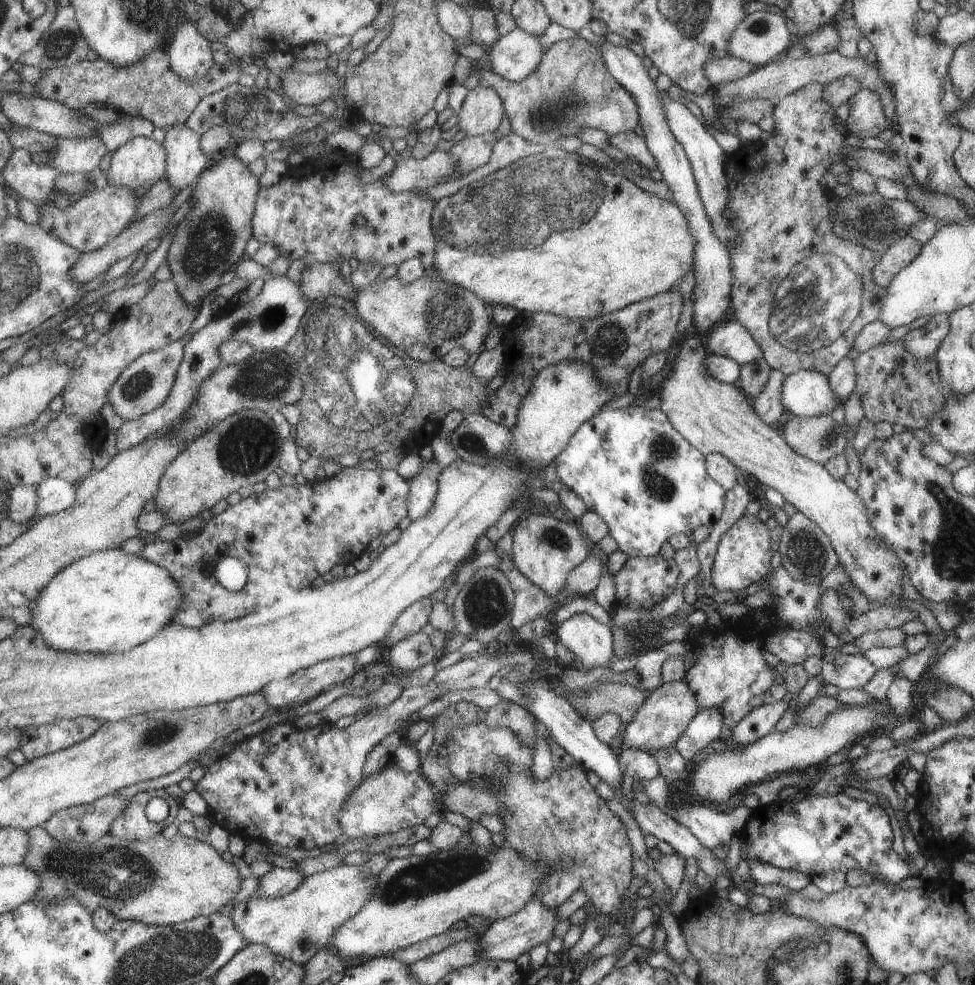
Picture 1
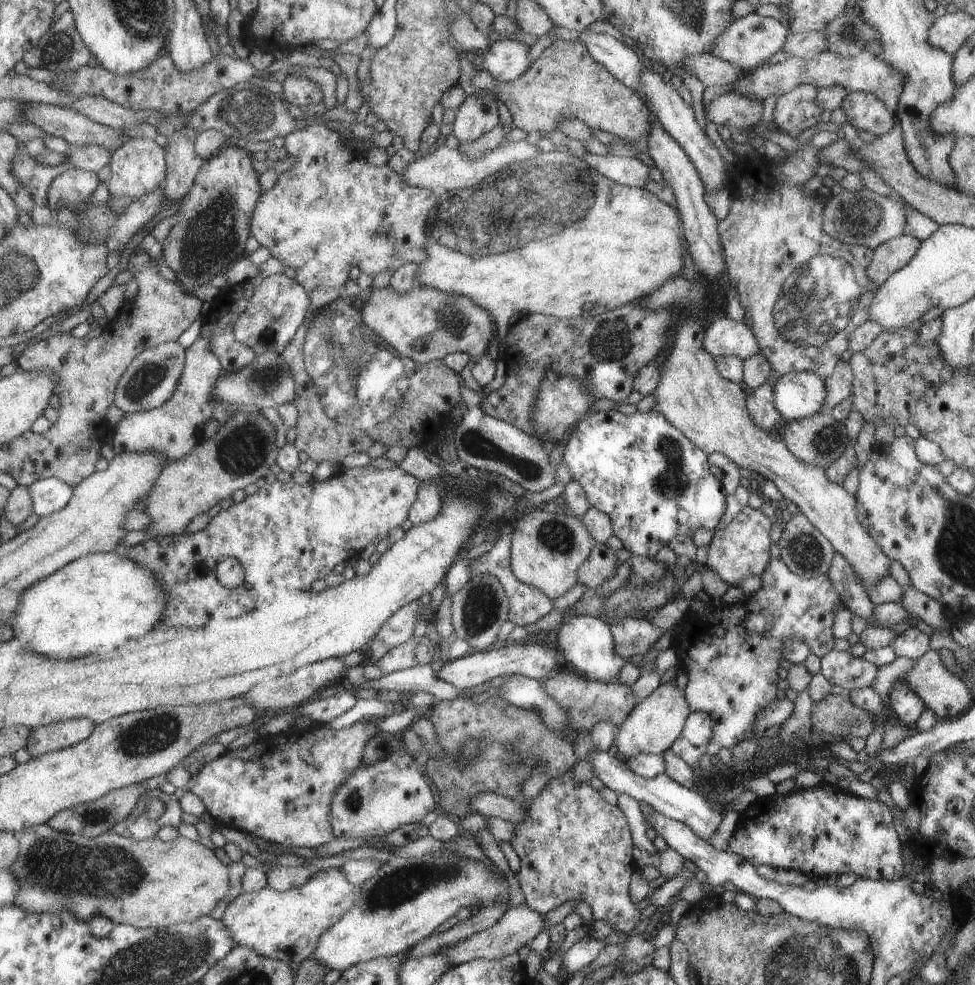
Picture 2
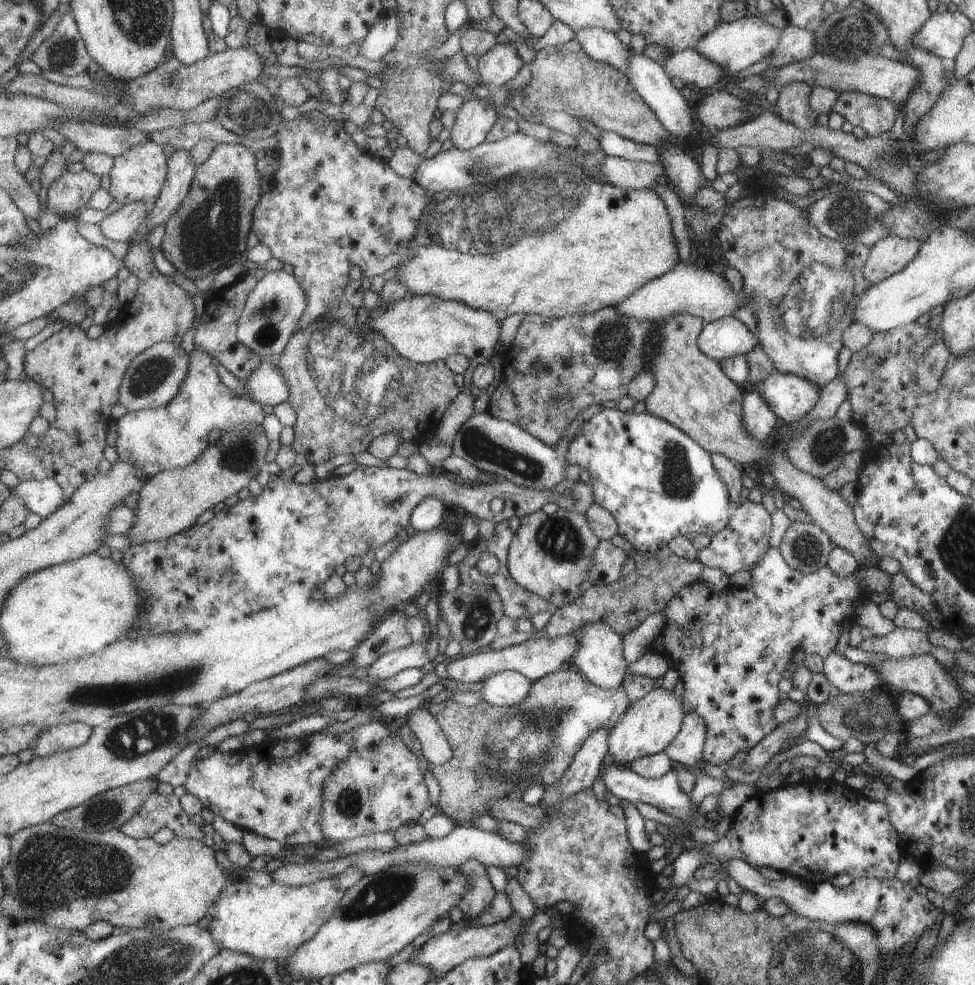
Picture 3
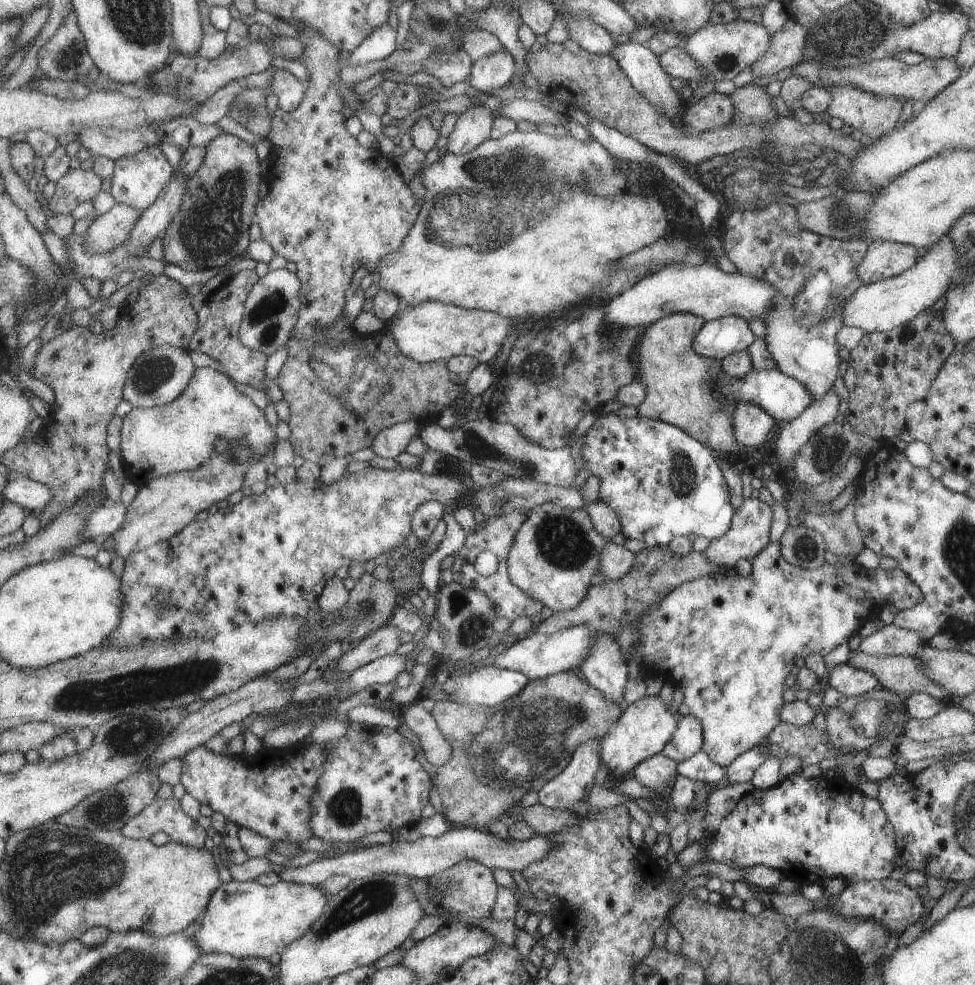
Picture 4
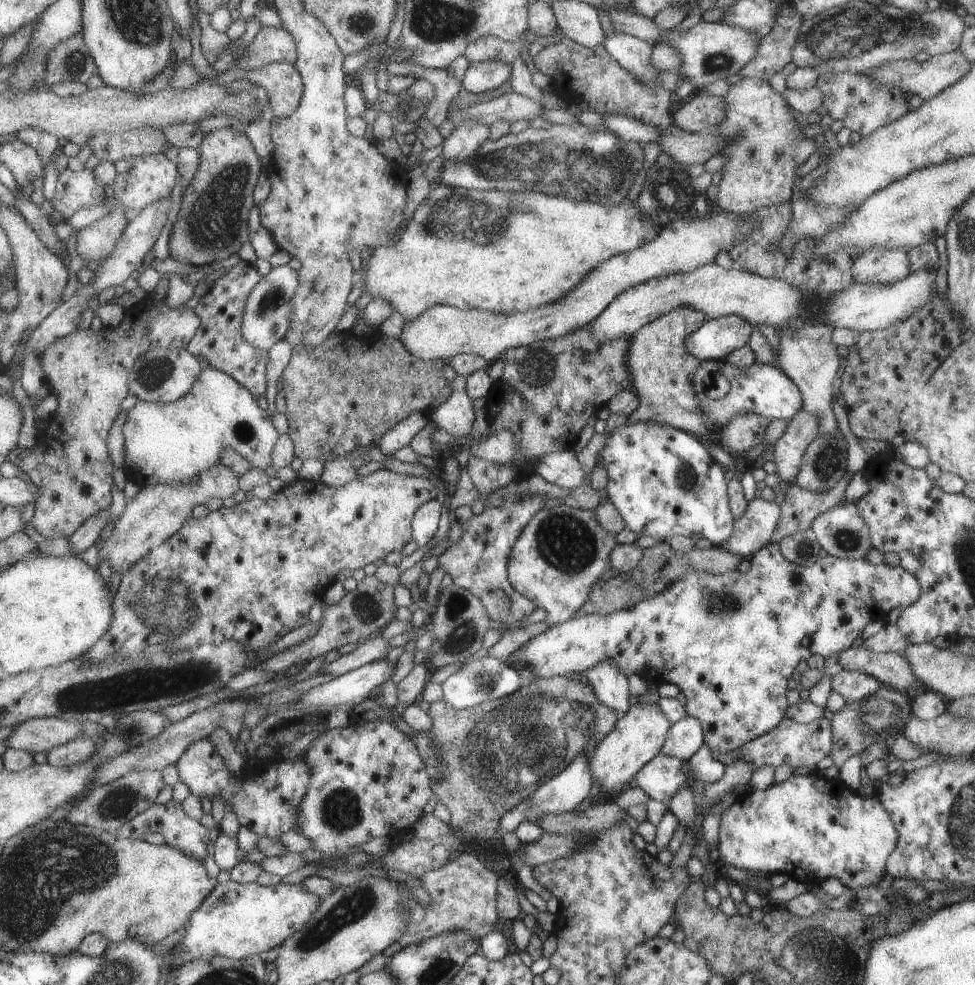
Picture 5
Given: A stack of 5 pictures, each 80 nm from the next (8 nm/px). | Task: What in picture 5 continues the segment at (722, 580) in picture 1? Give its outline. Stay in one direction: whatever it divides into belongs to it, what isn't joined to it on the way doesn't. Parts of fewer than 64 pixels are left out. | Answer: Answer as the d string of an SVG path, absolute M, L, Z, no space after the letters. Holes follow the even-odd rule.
M761 497L753 498L746 504L744 513L740 517L733 519L733 532L717 546L711 544L711 547L723 549L740 556L741 559L749 560L759 549L768 544L771 533L775 530L779 513L780 507L775 502L765 501Z

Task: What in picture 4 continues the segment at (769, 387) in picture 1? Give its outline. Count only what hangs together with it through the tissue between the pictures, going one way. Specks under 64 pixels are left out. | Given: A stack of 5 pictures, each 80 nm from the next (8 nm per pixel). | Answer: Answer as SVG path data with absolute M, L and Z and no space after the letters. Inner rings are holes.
M738 402L732 412L732 431L742 448L761 444L774 422L774 418L752 402Z

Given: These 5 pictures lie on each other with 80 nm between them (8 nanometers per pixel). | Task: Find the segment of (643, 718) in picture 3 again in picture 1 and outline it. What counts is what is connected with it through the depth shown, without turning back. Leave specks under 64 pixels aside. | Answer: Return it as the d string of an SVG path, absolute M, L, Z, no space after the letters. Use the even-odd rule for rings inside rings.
M671 681L660 684L650 693L644 704L623 729L620 748L634 748L645 751L672 745L698 712L698 702L687 682Z

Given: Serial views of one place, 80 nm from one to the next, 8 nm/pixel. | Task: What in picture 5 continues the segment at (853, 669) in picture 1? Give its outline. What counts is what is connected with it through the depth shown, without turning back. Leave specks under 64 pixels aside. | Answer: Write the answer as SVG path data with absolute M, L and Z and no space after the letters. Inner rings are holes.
M841 669L830 678L830 688L835 690L845 702L855 702L879 689L881 683L871 675Z

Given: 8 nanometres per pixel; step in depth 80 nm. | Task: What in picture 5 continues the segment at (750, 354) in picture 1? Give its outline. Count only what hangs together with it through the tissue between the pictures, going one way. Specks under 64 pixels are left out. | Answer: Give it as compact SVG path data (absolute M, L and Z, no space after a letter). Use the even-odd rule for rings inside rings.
M723 315L704 321L685 340L689 353L701 361L719 361L747 344L753 325L739 315Z

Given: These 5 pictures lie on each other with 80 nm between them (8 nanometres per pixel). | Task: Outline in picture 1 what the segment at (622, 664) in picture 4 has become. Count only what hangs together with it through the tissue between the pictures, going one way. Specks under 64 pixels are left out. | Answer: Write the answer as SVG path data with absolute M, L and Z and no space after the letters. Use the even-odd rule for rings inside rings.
M585 612L572 614L557 627L550 631L551 637L559 641L569 652L573 653L576 661L574 666L589 670L594 667L605 667L612 654L612 634L607 625L602 625L590 614Z

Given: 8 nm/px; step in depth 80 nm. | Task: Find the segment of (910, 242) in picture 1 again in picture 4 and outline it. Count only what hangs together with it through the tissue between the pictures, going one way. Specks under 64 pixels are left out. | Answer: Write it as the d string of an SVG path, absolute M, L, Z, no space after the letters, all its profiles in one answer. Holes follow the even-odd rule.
M883 239L868 241L867 252L855 274L863 285L874 283L911 269L919 253L920 248L908 244Z

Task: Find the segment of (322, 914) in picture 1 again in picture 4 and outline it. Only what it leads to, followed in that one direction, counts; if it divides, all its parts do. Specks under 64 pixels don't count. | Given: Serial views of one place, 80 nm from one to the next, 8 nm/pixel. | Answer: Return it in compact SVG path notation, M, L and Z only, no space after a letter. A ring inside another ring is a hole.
M232 879L216 890L192 932L204 954L227 953L239 958L267 958L274 952L280 954L287 945L307 933L323 912L328 898L329 895L317 885L279 880L275 884L261 886L255 881Z

